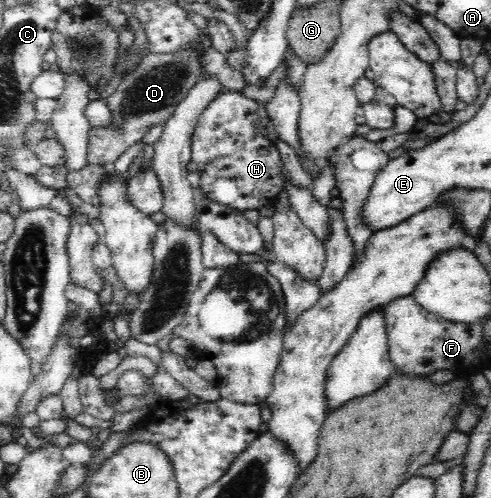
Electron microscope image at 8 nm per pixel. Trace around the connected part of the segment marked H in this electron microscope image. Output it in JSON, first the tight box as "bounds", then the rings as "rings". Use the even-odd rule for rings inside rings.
{"bounds":[191,92,285,212],"rings":[[[219,92],[199,115],[193,132],[191,161],[197,164],[200,171],[198,187],[209,199],[238,212],[246,209],[257,210],[260,206],[273,204],[283,191],[285,181],[283,162],[276,146],[277,137],[266,103],[257,102],[239,92]]]}

